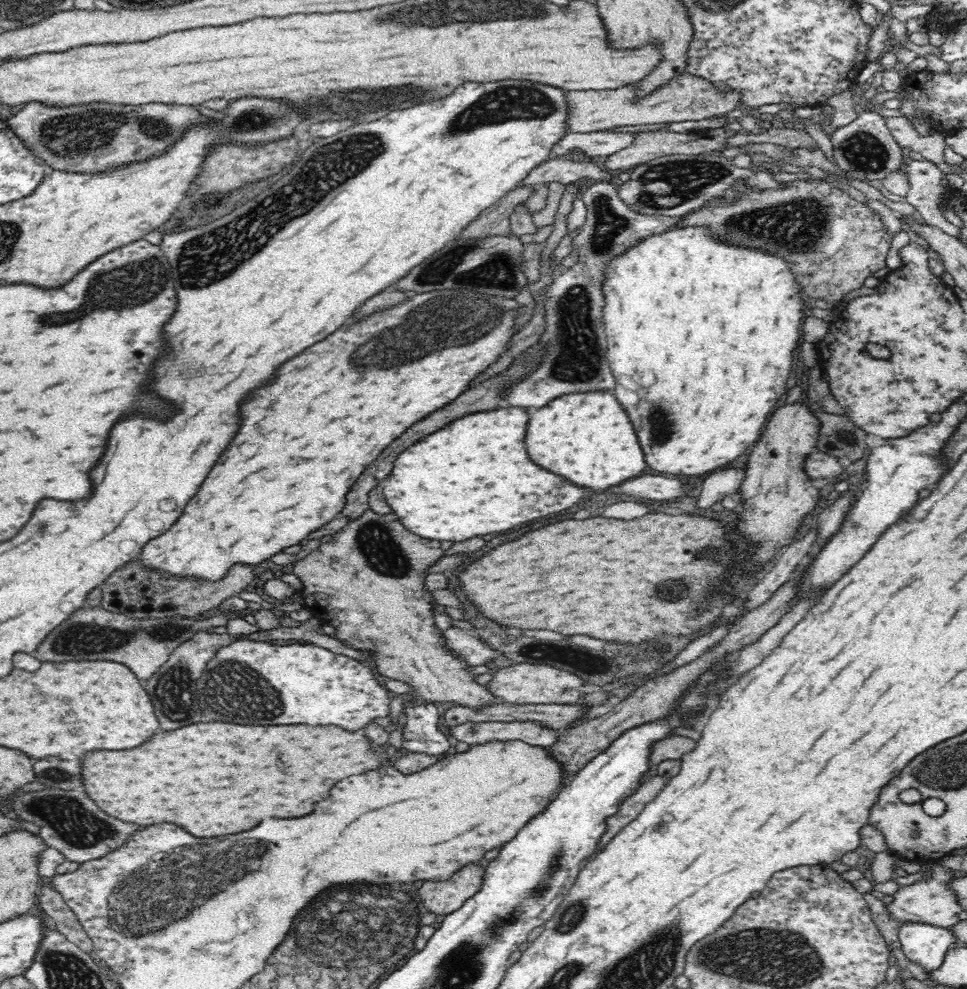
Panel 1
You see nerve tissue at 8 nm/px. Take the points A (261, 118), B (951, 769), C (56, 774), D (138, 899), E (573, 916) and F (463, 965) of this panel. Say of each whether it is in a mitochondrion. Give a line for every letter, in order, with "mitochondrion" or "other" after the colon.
A: mitochondrion
B: mitochondrion
C: mitochondrion
D: mitochondrion
E: mitochondrion
F: mitochondrion

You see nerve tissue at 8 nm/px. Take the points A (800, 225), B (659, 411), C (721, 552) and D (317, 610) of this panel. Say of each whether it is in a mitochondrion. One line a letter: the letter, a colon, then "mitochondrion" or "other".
A: mitochondrion
B: mitochondrion
C: mitochondrion
D: other

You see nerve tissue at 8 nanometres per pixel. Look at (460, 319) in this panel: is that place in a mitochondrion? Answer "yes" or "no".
yes

